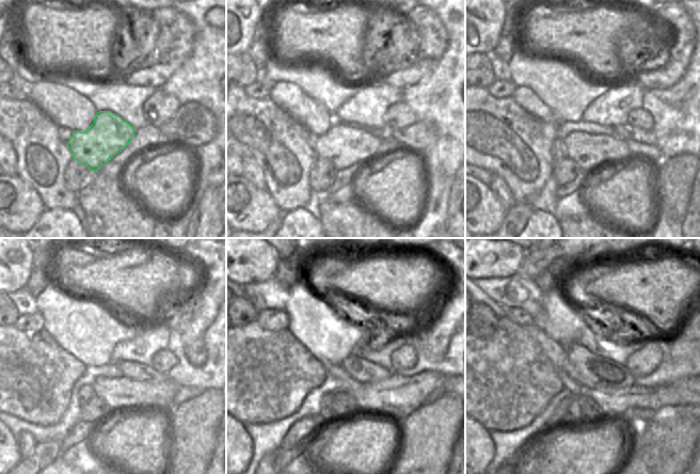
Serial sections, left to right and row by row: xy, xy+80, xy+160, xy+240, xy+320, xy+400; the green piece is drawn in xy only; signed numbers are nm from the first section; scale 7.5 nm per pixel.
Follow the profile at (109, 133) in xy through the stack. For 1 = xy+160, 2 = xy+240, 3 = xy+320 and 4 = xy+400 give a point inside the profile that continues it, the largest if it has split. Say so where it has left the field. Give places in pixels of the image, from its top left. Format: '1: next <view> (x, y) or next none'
1: next xy+160 (590, 152)
2: next xy+240 (122, 394)
3: next xy+320 (396, 397)
4: next xy+400 (680, 393)

